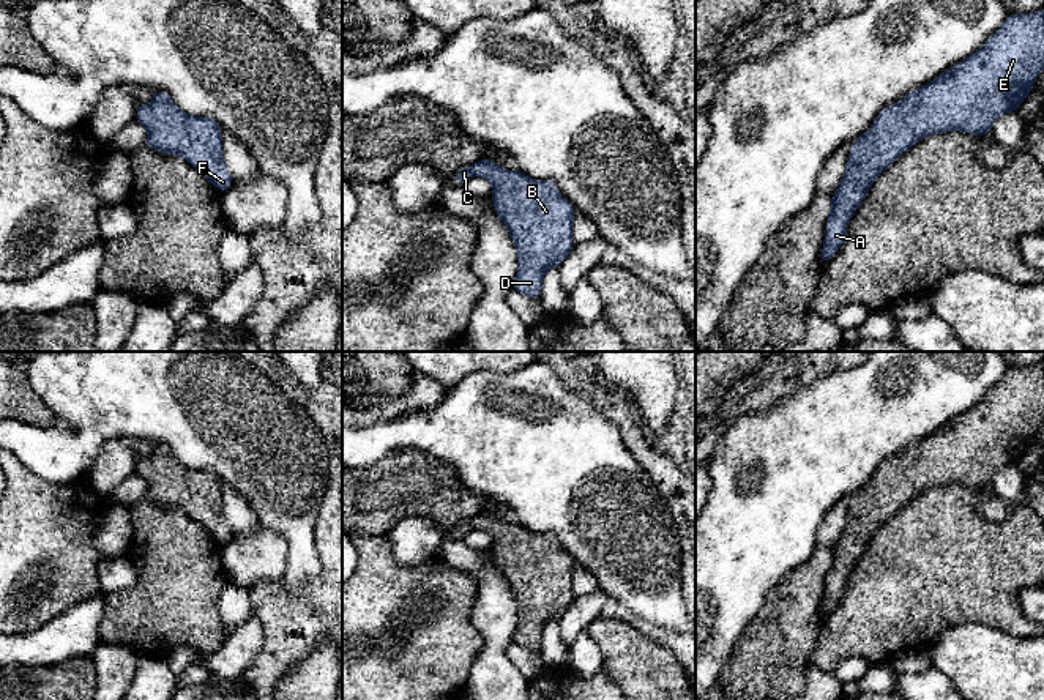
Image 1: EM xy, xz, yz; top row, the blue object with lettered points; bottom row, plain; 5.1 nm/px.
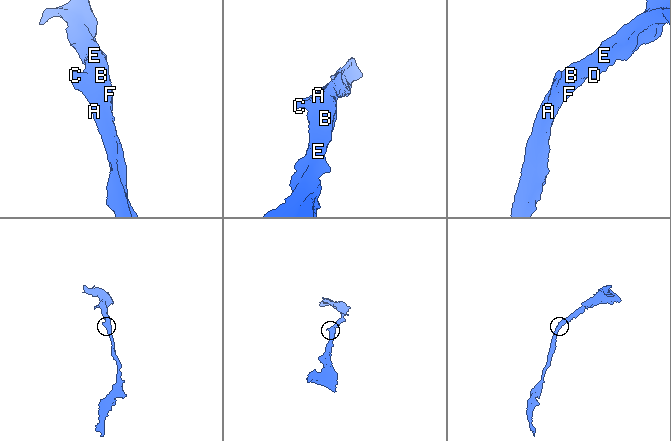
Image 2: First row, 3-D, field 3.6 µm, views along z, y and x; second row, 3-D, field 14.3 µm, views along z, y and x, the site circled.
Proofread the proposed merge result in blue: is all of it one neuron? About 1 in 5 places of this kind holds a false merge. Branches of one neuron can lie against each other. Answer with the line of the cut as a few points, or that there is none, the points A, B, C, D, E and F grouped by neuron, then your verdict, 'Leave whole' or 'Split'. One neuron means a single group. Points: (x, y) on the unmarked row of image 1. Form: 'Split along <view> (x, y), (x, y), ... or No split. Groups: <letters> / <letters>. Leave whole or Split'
No split. Groups: A B C D E F. Leave whole

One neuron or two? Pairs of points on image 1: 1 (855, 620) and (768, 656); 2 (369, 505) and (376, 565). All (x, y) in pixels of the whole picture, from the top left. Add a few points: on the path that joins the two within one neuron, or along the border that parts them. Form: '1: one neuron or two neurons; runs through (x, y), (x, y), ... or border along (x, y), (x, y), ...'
1: two neurons; border along (822, 617), (817, 639), (806, 664)
2: two neurons; border along (358, 530), (385, 535)

